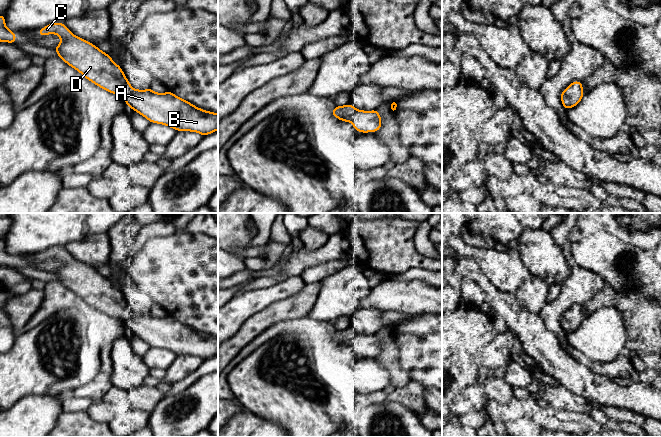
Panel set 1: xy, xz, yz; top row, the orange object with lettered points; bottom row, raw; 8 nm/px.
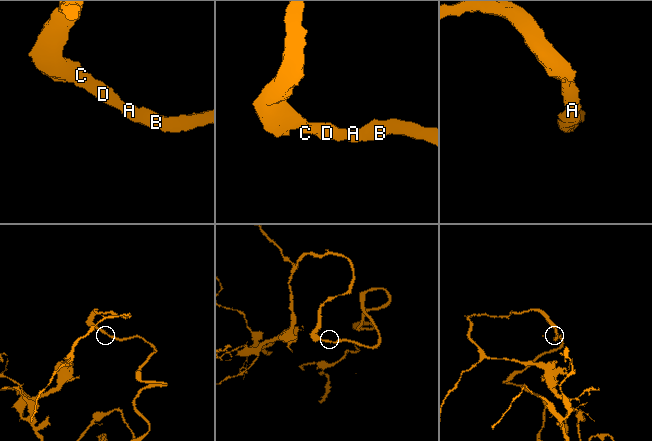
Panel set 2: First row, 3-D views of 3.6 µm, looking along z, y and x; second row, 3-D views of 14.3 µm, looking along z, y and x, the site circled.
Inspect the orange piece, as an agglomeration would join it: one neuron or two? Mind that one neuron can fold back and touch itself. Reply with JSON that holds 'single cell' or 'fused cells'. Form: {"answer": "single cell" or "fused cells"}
{"answer": "single cell"}

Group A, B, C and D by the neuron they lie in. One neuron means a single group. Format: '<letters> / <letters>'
A B C D

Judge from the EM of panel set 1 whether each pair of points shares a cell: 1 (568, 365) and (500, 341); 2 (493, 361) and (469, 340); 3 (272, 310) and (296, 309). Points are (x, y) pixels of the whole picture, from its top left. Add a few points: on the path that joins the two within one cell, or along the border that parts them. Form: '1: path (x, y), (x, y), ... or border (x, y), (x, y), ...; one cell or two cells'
1: border (508, 329), (516, 339); two cells
2: border (497, 334), (480, 350), (479, 362), (481, 366); two cells
3: path (278, 310), (290, 309); one cell

